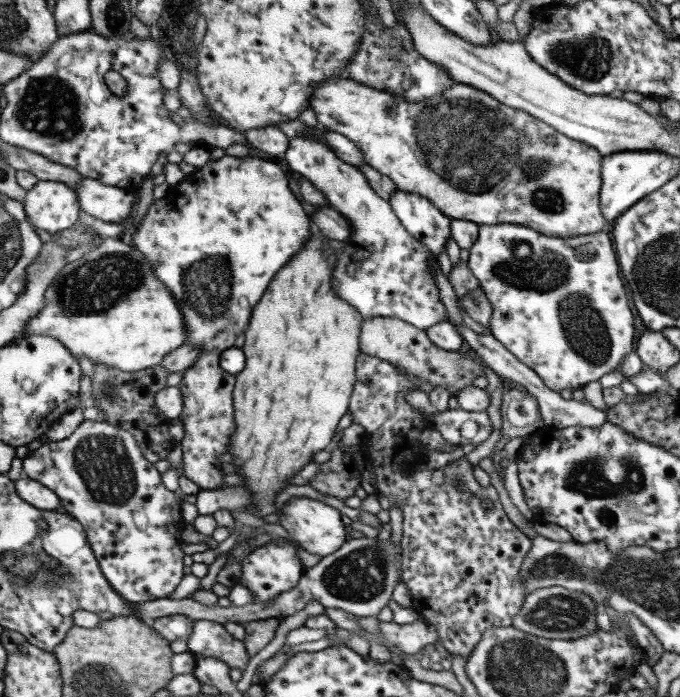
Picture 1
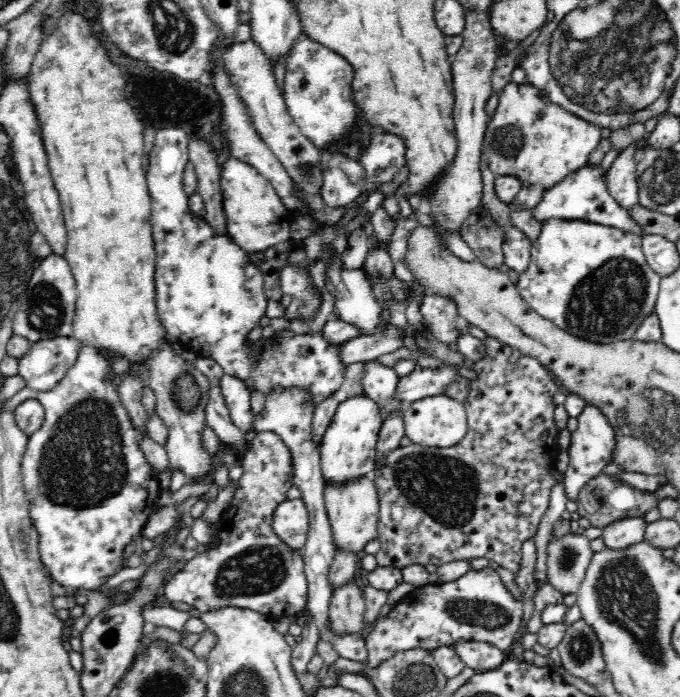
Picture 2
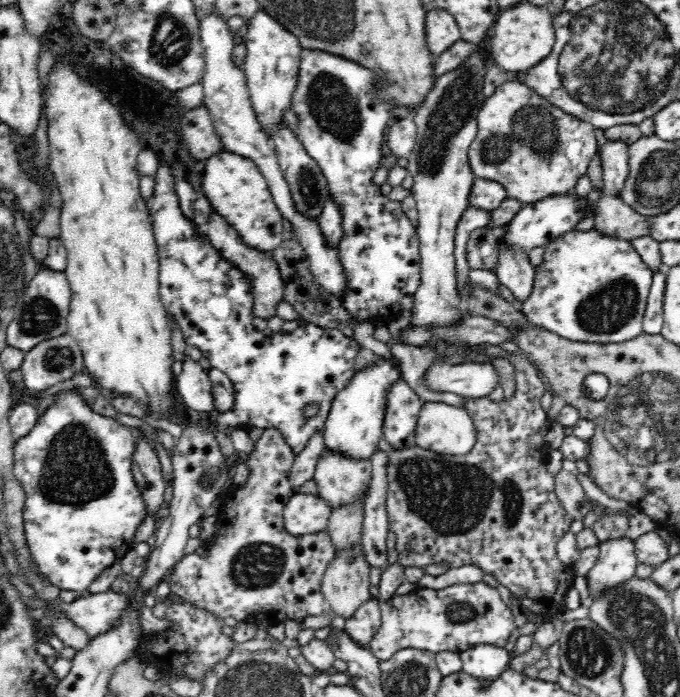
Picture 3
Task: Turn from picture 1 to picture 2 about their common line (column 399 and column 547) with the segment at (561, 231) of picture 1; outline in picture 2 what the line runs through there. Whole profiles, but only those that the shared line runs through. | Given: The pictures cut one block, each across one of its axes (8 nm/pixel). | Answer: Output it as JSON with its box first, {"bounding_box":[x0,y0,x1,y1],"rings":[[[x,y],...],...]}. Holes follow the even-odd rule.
{"bounding_box":[481,81,602,190],"rings":[[[511,81],[506,84],[504,88],[502,88],[501,93],[498,96],[498,104],[494,107],[492,114],[489,116],[489,121],[486,127],[486,136],[484,138],[484,142],[482,142],[482,154],[481,158],[485,158],[487,169],[495,176],[513,176],[517,178],[521,182],[521,186],[537,186],[542,190],[550,190],[553,186],[556,186],[558,182],[562,182],[568,174],[572,174],[572,172],[576,172],[576,170],[580,170],[580,168],[584,168],[586,166],[586,162],[588,157],[594,150],[596,150],[597,146],[602,142],[602,136],[600,130],[602,127],[596,126],[594,124],[590,124],[578,116],[574,116],[569,112],[566,112],[563,108],[560,108],[557,104],[550,102],[550,99],[537,88],[531,86],[527,83],[517,84],[516,82]]]}

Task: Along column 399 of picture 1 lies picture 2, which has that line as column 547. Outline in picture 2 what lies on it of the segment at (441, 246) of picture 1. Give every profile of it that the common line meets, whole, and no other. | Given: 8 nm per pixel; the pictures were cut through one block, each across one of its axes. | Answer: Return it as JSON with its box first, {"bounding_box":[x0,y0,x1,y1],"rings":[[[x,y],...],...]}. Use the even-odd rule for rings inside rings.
{"bounding_box":[531,166,644,237],"rings":[[[584,166],[584,168],[568,174],[562,182],[558,182],[550,190],[544,191],[539,201],[531,208],[531,218],[540,225],[546,224],[548,220],[581,220],[630,231],[640,237],[644,236],[641,234],[639,226],[633,223],[625,209],[608,192],[605,185],[606,180],[602,179],[599,168],[589,169]]]}

